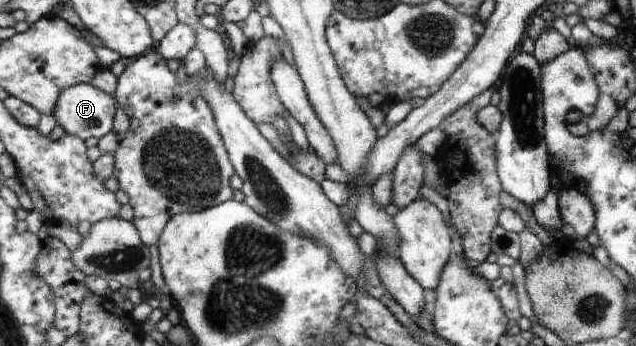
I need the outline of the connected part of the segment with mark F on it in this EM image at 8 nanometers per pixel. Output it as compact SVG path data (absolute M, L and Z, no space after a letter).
M83 83L65 90L61 95L60 105L57 106L54 117L66 133L78 136L84 141L93 136L101 140L107 134L114 132L117 108L119 108L119 103L115 95L108 94L91 83Z

